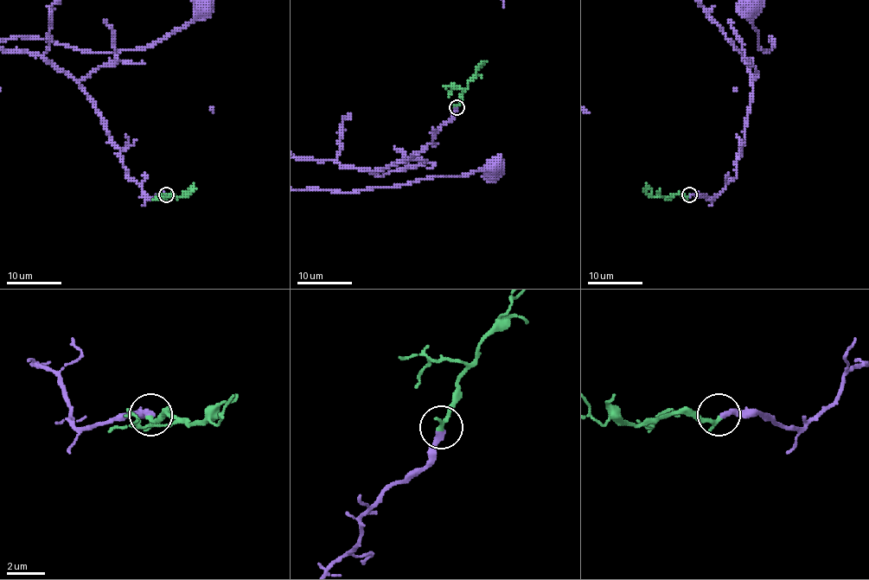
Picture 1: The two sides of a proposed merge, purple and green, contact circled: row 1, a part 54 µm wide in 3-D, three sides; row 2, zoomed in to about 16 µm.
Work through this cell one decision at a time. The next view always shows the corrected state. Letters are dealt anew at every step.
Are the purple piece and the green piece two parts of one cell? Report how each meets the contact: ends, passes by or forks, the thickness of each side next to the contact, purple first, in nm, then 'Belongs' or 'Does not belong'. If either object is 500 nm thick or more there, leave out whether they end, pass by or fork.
At the ring purple ends. At the ring green ends. Thickness 320 nm (purple) against 240 nm. Belongs

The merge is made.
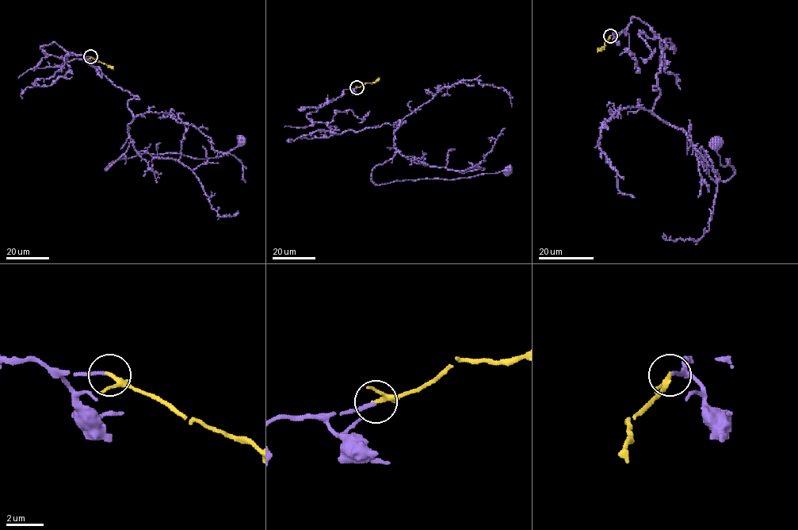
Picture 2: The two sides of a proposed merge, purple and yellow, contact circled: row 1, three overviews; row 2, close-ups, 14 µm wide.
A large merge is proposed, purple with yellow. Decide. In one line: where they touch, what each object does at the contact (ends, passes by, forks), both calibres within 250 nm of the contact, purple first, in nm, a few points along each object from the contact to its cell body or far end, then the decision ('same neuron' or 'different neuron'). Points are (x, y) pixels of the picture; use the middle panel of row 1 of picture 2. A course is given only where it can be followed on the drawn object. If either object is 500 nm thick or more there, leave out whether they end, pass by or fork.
(356, 87) | purple ends | yellow passes by | 200/200 nm | purple via (356, 88), (307, 117), (333, 134), (404, 120), (394, 124), (395, 155), (372, 170), (376, 184), (508, 168) | yellow via (356, 87), (372, 83), (379, 77) | same neuron

